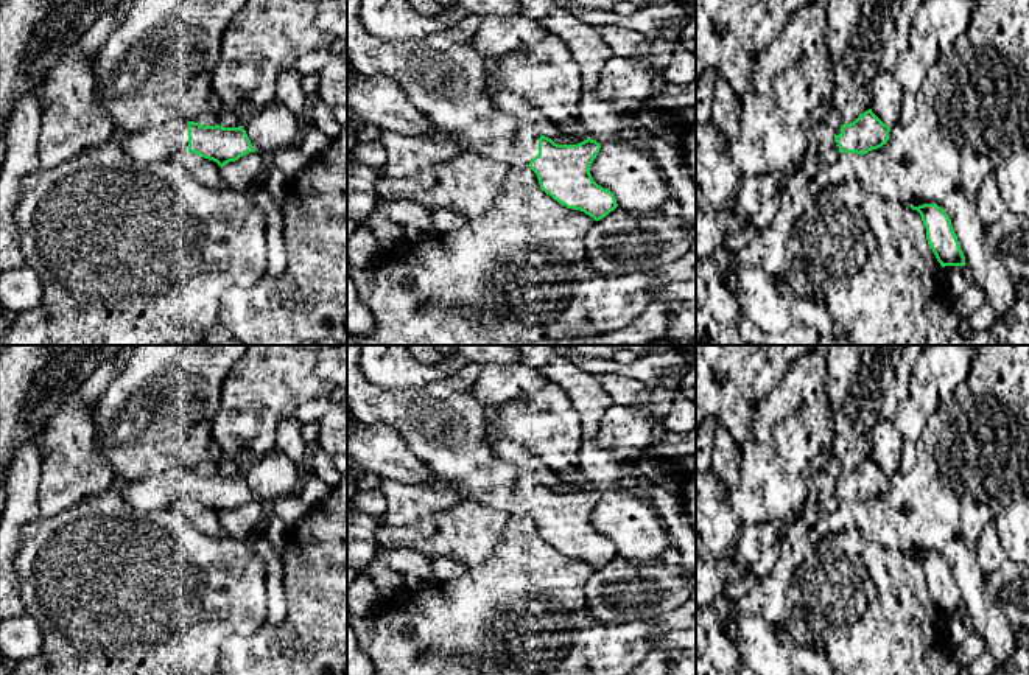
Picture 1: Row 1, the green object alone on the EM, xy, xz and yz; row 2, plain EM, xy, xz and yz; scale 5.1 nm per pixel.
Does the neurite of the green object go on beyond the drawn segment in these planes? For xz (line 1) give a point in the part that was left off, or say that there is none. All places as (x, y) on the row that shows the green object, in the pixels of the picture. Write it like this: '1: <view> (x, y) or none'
1: xz (444, 78)

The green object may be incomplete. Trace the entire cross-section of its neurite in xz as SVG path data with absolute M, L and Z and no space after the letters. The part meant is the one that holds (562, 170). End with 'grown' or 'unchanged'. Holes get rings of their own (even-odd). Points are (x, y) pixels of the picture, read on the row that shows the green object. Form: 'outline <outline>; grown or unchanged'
outline M347 0L347 54L358 75L394 79L430 123L456 135L462 151L495 163L531 168L540 188L567 208L581 210L599 221L618 207L613 193L598 185L590 174L590 166L601 149L596 140L557 145L542 135L534 123L504 114L492 104L484 93L487 86L484 56L470 47L470 36L476 31L479 17L467 16L450 30L389 44L366 31L360 20L360 2Z; grown

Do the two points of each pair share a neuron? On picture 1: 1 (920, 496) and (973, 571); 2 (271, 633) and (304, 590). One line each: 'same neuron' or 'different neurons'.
1: same neuron
2: same neuron

